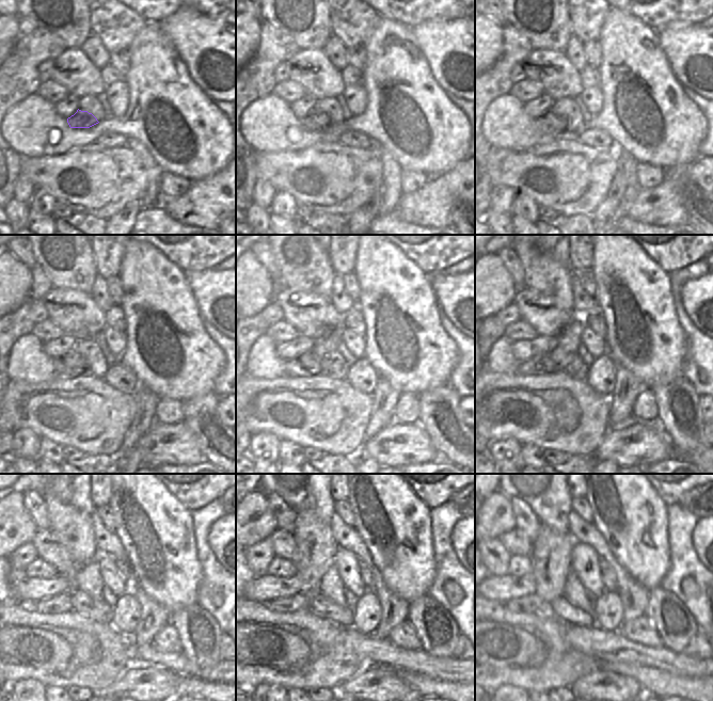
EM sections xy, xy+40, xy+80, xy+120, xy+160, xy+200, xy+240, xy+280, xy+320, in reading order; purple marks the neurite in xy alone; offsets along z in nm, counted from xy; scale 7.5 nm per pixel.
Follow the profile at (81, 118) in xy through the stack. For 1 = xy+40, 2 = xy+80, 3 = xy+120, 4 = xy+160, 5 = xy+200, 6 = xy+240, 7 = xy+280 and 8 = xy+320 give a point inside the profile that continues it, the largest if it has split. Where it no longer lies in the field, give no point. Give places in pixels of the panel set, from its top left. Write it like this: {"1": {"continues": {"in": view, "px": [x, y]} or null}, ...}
{"1": {"continues": {"in": "xy+40", "px": [317, 120]}}, "2": {"continues": {"in": "xy+80", "px": [552, 124]}}, "3": {"continues": {"in": "xy+120", "px": [70, 365]}}, "4": {"continues": {"in": "xy+160", "px": [305, 365]}}, "5": {"continues": {"in": "xy+200", "px": [542, 364]}}, "6": {"continues": {"in": "xy+240", "px": [62, 603]}}, "7": {"continues": {"in": "xy+280", "px": [298, 602]}}, "8": {"continues": {"in": "xy+320", "px": [532, 603]}}}

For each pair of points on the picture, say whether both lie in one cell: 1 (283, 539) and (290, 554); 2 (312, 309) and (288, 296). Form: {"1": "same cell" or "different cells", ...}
{"1": "same cell", "2": "same cell"}

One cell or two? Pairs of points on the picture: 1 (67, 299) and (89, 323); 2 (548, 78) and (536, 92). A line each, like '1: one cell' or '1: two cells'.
1: one cell
2: two cells

